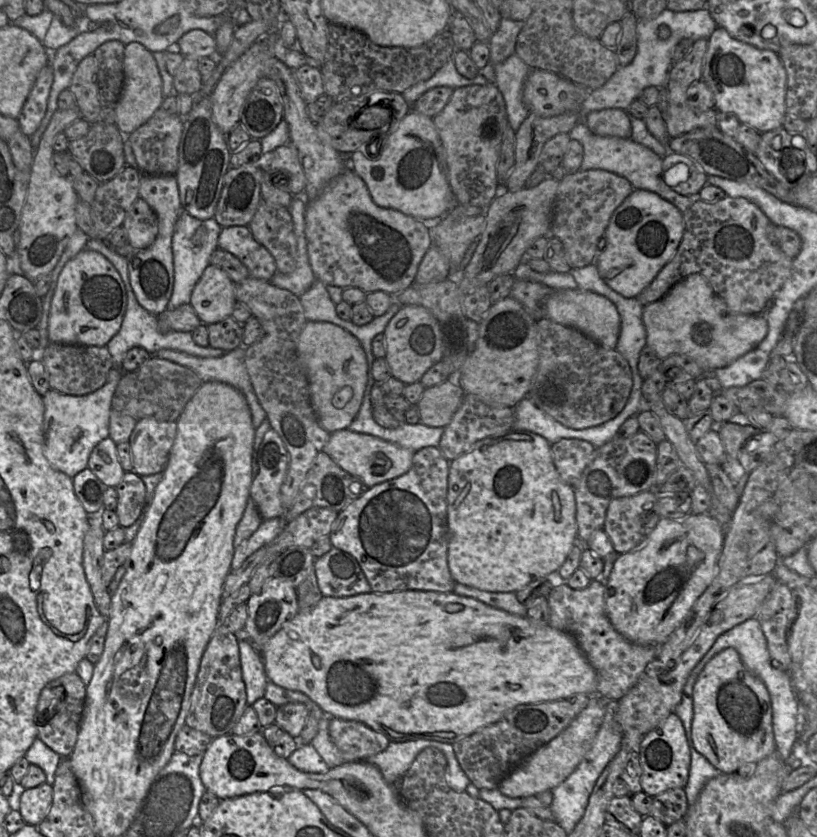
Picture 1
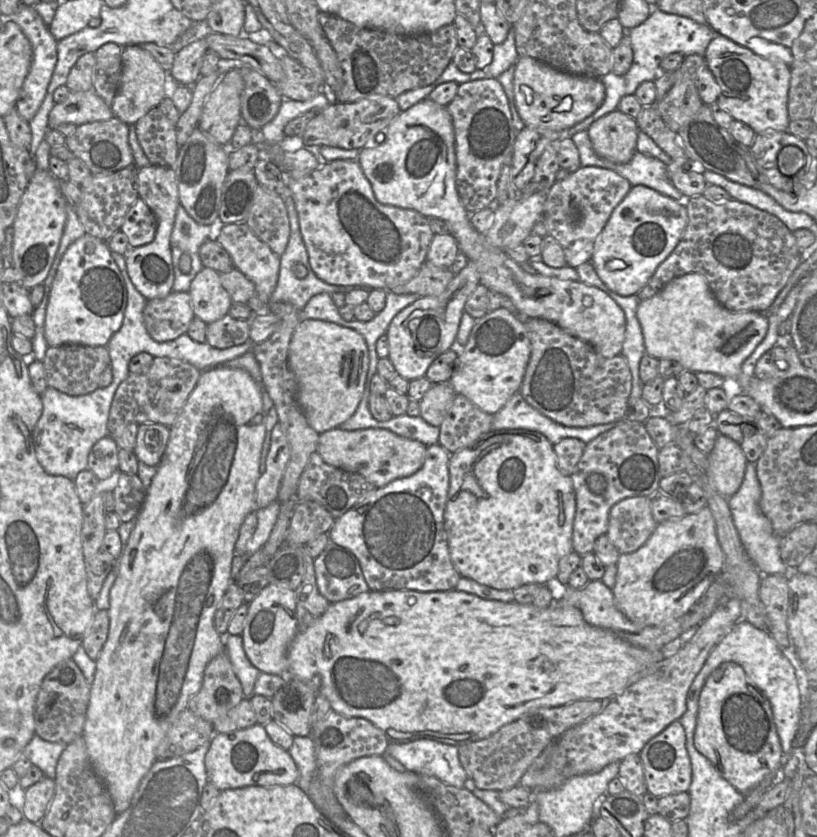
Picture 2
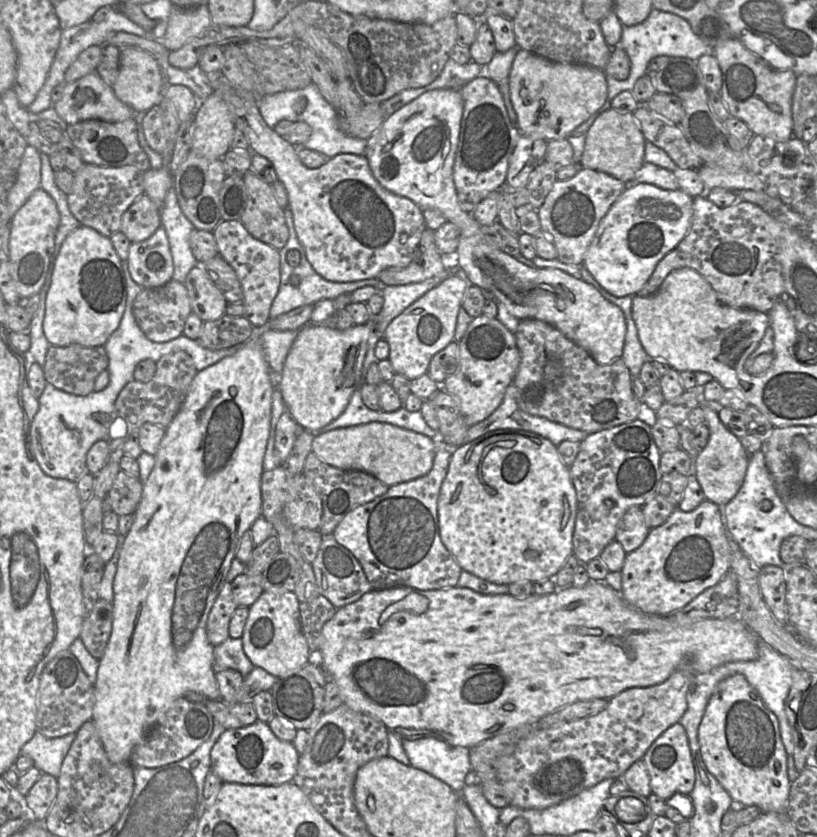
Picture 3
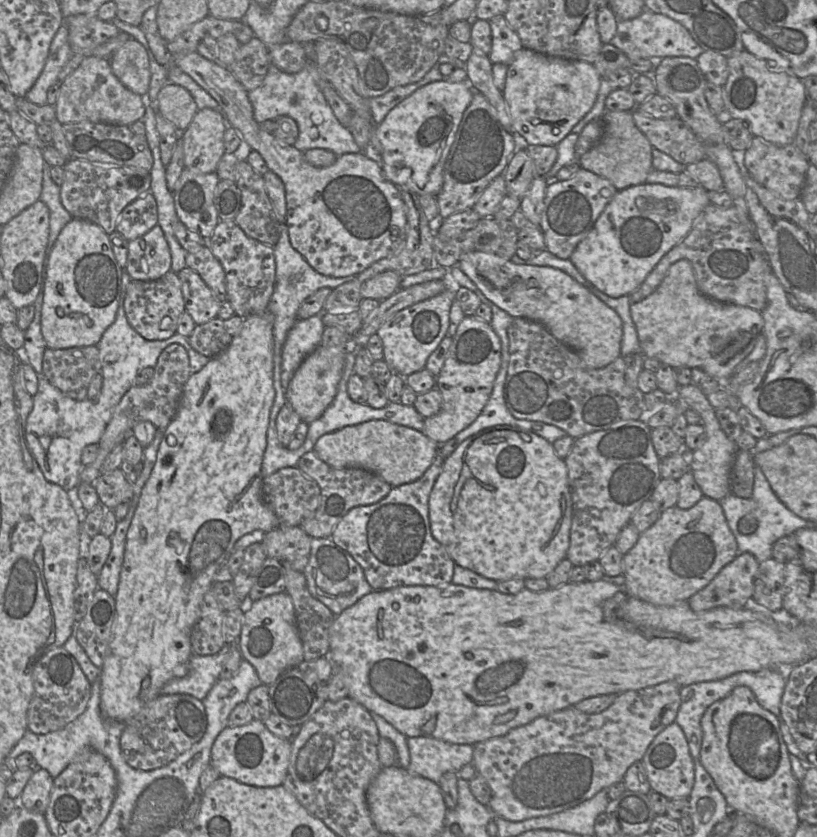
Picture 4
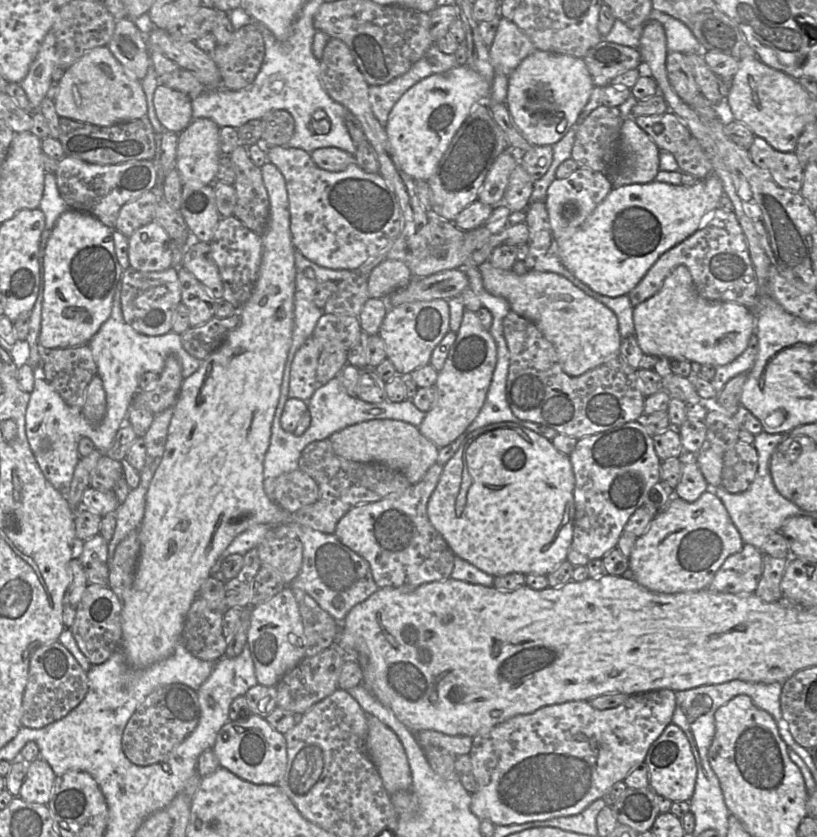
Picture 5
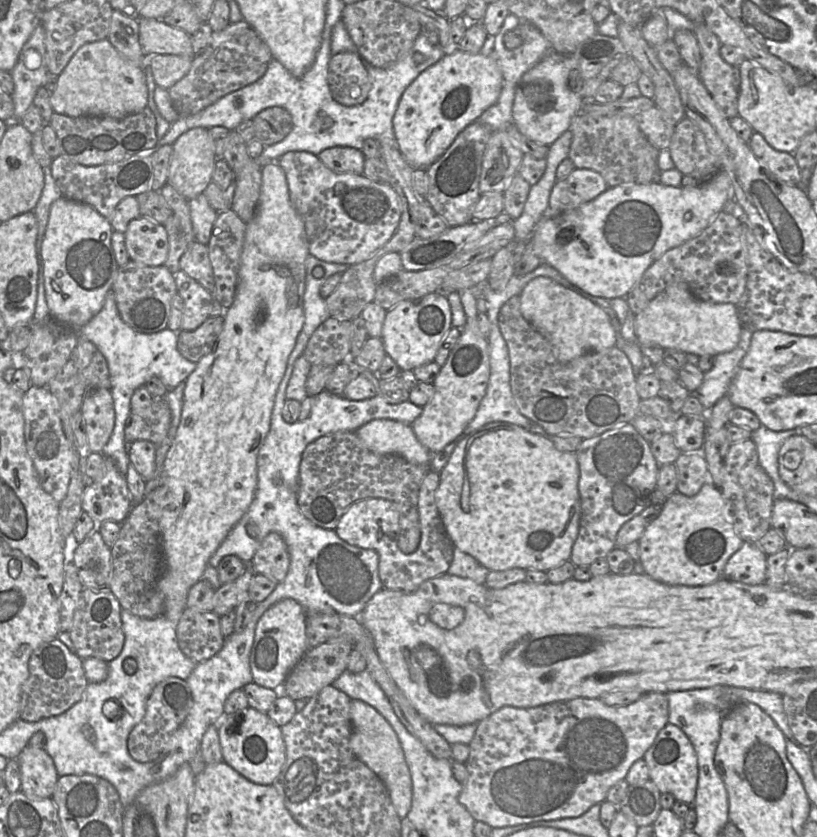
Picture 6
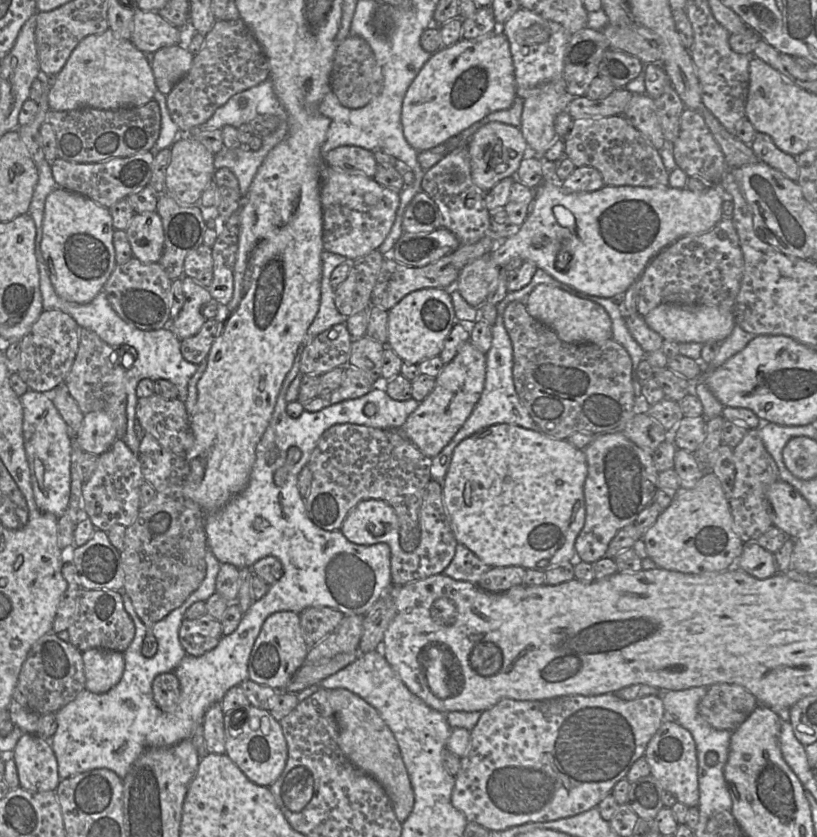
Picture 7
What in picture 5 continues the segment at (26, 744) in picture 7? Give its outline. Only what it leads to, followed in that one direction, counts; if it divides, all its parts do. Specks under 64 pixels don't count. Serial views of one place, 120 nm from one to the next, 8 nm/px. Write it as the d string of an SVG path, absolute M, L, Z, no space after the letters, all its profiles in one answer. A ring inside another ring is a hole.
M38 758L28 764L28 771L20 789L24 801L47 805L51 799L56 775L49 763Z

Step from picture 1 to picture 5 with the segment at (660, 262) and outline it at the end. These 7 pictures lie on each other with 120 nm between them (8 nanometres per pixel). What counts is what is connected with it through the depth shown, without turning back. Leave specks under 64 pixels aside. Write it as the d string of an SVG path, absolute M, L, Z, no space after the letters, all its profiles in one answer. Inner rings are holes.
M714 174L693 186L656 180L614 186L570 238L555 244L554 251L577 279L598 294L628 295L663 253L701 228L723 195L722 182Z

